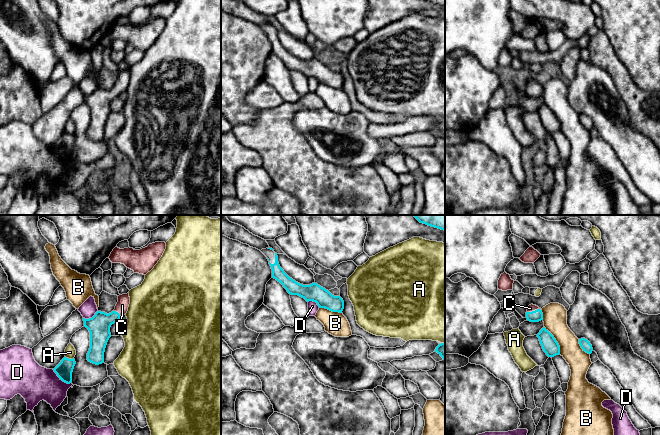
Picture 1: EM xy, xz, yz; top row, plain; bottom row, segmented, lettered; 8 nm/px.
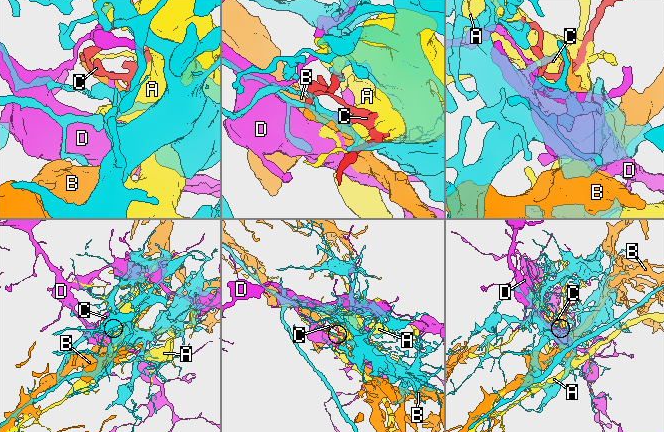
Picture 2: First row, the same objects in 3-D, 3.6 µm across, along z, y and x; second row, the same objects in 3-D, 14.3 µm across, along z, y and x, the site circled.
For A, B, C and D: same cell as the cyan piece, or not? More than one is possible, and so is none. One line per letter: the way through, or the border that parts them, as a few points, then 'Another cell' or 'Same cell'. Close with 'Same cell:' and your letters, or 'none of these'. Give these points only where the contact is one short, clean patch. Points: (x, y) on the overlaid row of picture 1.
A: Another cell
B: Another cell
C: Path across: yz (535, 316), (533, 311), (530, 308). Same cell
D: Another cell
Same cell: C

